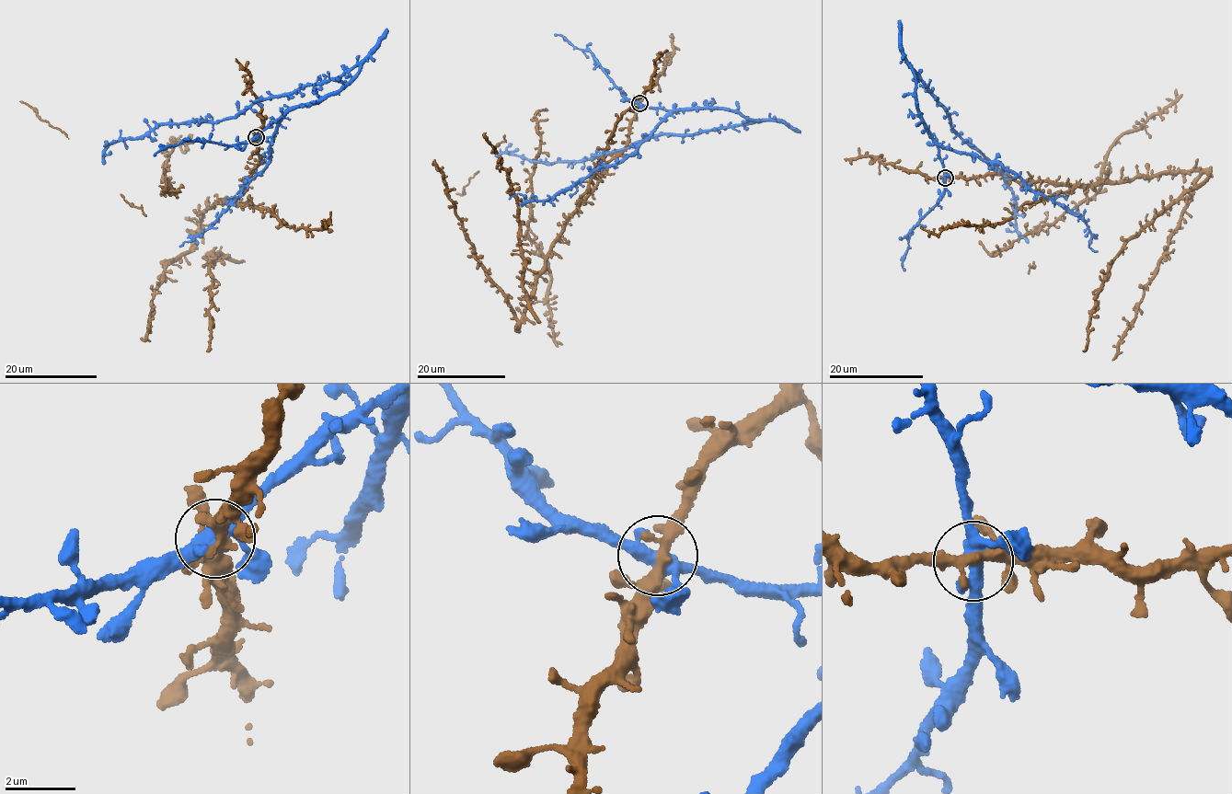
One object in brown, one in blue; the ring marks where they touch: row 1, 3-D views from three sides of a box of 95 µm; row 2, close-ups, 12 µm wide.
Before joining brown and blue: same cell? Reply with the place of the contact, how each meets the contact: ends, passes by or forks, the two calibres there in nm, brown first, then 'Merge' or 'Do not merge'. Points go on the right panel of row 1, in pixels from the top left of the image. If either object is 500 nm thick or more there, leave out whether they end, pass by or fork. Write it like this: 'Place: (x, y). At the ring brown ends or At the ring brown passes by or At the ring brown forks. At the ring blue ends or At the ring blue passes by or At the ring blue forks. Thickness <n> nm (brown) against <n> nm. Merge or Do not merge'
Place: (945, 178). At the ring brown forks. At the ring blue forks. Thickness 300 nm (brown) against 360 nm. Do not merge

